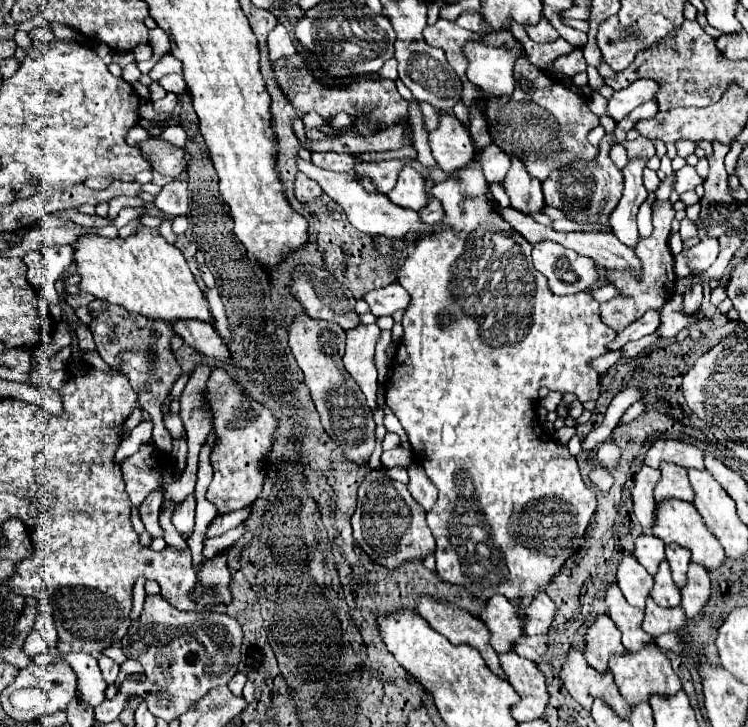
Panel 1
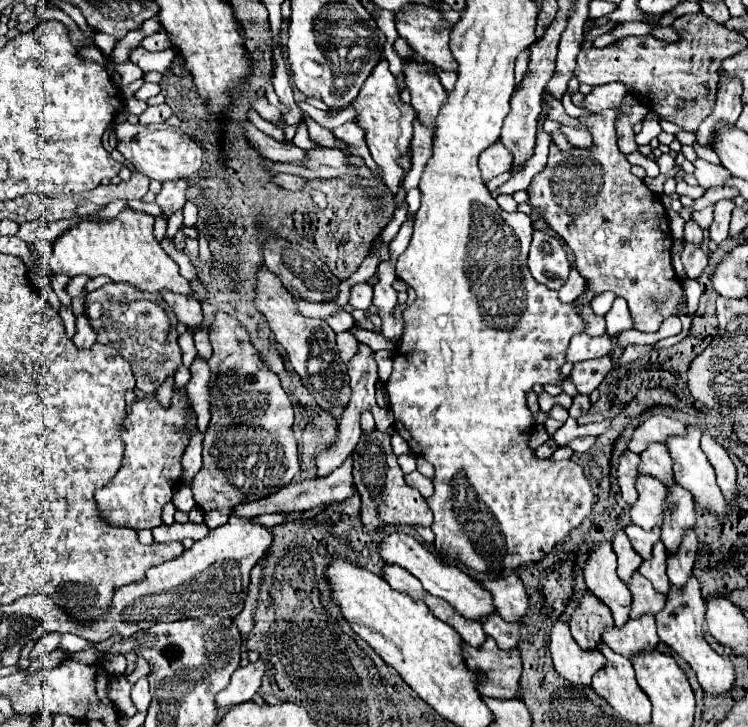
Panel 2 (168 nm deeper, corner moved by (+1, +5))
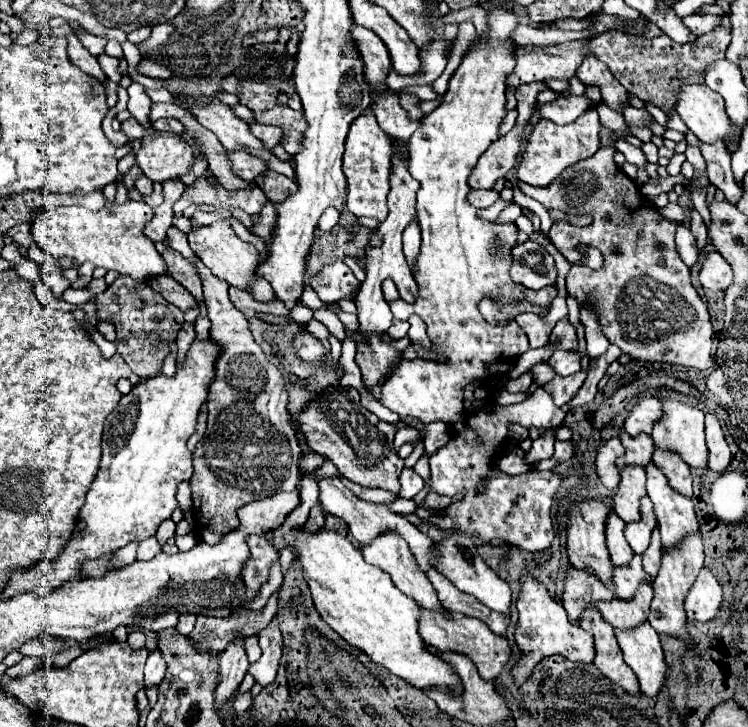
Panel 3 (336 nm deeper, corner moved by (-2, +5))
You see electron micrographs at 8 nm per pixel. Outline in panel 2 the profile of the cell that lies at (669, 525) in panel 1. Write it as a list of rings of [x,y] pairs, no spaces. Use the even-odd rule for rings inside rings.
[[[638,476],[638,502],[630,508],[632,522],[644,530],[652,530],[654,526],[662,526],[664,508],[668,500],[668,488],[660,484],[660,480],[652,480],[652,476]]]

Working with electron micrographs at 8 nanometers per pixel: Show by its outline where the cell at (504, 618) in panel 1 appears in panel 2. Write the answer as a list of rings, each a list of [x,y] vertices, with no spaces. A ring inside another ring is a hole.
[[[394,532],[390,534],[382,544],[380,544],[380,556],[388,562],[388,564],[396,564],[406,568],[410,574],[414,574],[424,590],[428,590],[434,596],[440,596],[444,600],[448,600],[464,618],[482,622],[482,618],[492,616],[496,612],[494,608],[494,598],[488,590],[484,590],[480,584],[476,584],[474,578],[470,578],[464,570],[460,570],[454,564],[444,564],[442,560],[438,560],[432,552],[428,552],[420,542],[416,542],[412,536],[406,536],[402,532]]]

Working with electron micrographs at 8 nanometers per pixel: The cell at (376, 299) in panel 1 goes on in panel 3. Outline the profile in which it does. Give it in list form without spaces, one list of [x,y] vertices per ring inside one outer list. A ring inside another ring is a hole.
[[[335,260],[323,266],[317,274],[313,274],[309,286],[323,302],[337,302],[341,298],[353,300],[359,288],[359,280],[353,276],[349,266],[345,266],[341,260]]]

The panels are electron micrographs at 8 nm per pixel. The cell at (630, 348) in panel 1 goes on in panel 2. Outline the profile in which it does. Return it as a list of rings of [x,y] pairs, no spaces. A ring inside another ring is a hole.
[[[602,356],[596,360],[584,360],[574,366],[570,372],[576,388],[580,394],[590,394],[592,390],[598,388],[598,384],[604,380],[604,376],[612,370],[612,358]]]

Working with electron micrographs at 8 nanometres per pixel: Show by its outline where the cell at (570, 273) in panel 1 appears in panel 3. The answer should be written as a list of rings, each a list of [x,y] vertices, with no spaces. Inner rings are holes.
[[[537,242],[517,244],[511,250],[513,264],[509,276],[515,284],[529,290],[541,290],[543,286],[553,286],[557,280],[557,268],[553,256]]]

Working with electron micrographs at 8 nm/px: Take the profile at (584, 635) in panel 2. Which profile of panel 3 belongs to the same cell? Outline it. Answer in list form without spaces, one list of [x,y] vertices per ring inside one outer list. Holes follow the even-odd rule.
[[[571,566],[565,574],[563,588],[563,608],[569,614],[571,622],[579,622],[579,612],[587,608],[587,604],[597,604],[599,600],[611,600],[613,592],[591,572],[591,568],[575,568]]]

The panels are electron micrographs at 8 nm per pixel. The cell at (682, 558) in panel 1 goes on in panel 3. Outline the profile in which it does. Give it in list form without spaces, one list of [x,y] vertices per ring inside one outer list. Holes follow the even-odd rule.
[[[655,448],[653,464],[659,466],[665,472],[671,488],[675,488],[679,494],[683,494],[687,498],[693,496],[691,470],[677,452],[671,452],[671,450],[665,450],[665,448]]]

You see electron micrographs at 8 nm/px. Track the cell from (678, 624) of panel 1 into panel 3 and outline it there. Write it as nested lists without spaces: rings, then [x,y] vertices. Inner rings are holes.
[[[633,554],[631,562],[625,566],[613,566],[611,572],[611,584],[615,586],[617,598],[631,598],[635,594],[635,588],[639,586],[639,580],[647,576],[641,568],[641,554]]]

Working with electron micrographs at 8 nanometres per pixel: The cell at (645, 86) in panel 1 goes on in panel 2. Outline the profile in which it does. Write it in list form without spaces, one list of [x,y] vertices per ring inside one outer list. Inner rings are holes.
[[[610,82],[596,86],[584,100],[584,108],[590,112],[602,112],[608,108],[620,108],[624,96],[630,96],[632,90],[622,82]]]

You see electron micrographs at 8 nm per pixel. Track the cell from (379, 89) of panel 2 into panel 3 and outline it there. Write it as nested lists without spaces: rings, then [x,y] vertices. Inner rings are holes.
[[[359,24],[351,26],[351,40],[355,42],[355,48],[365,64],[365,78],[369,84],[383,84],[387,78],[387,72],[391,68],[389,52],[383,44],[383,40],[371,32],[369,28],[363,28]]]

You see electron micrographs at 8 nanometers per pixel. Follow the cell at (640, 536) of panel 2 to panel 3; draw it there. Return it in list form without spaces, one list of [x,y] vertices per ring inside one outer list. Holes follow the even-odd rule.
[[[647,496],[641,498],[639,512],[641,512],[641,518],[637,522],[625,524],[625,538],[627,538],[629,546],[633,548],[633,552],[645,552],[647,550],[647,544],[651,540],[651,528],[657,526],[657,522],[653,518],[655,516],[653,506],[651,506],[651,500]]]

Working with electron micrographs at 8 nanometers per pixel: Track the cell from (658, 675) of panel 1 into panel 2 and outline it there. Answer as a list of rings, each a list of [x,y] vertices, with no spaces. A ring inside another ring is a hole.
[[[644,616],[640,620],[628,620],[624,628],[610,628],[604,632],[604,644],[624,658],[632,658],[634,654],[654,652],[660,638],[656,634],[654,616]]]

